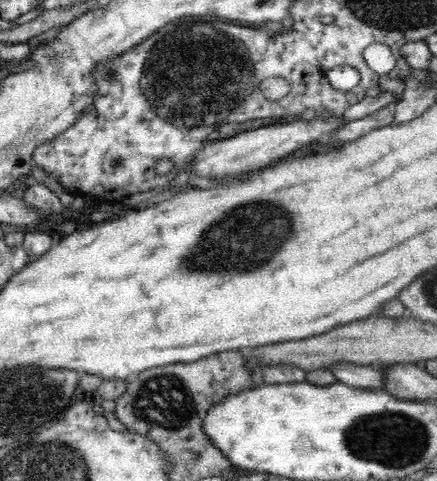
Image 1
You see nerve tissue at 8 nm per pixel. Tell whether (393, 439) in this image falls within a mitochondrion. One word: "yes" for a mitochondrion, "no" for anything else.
yes

